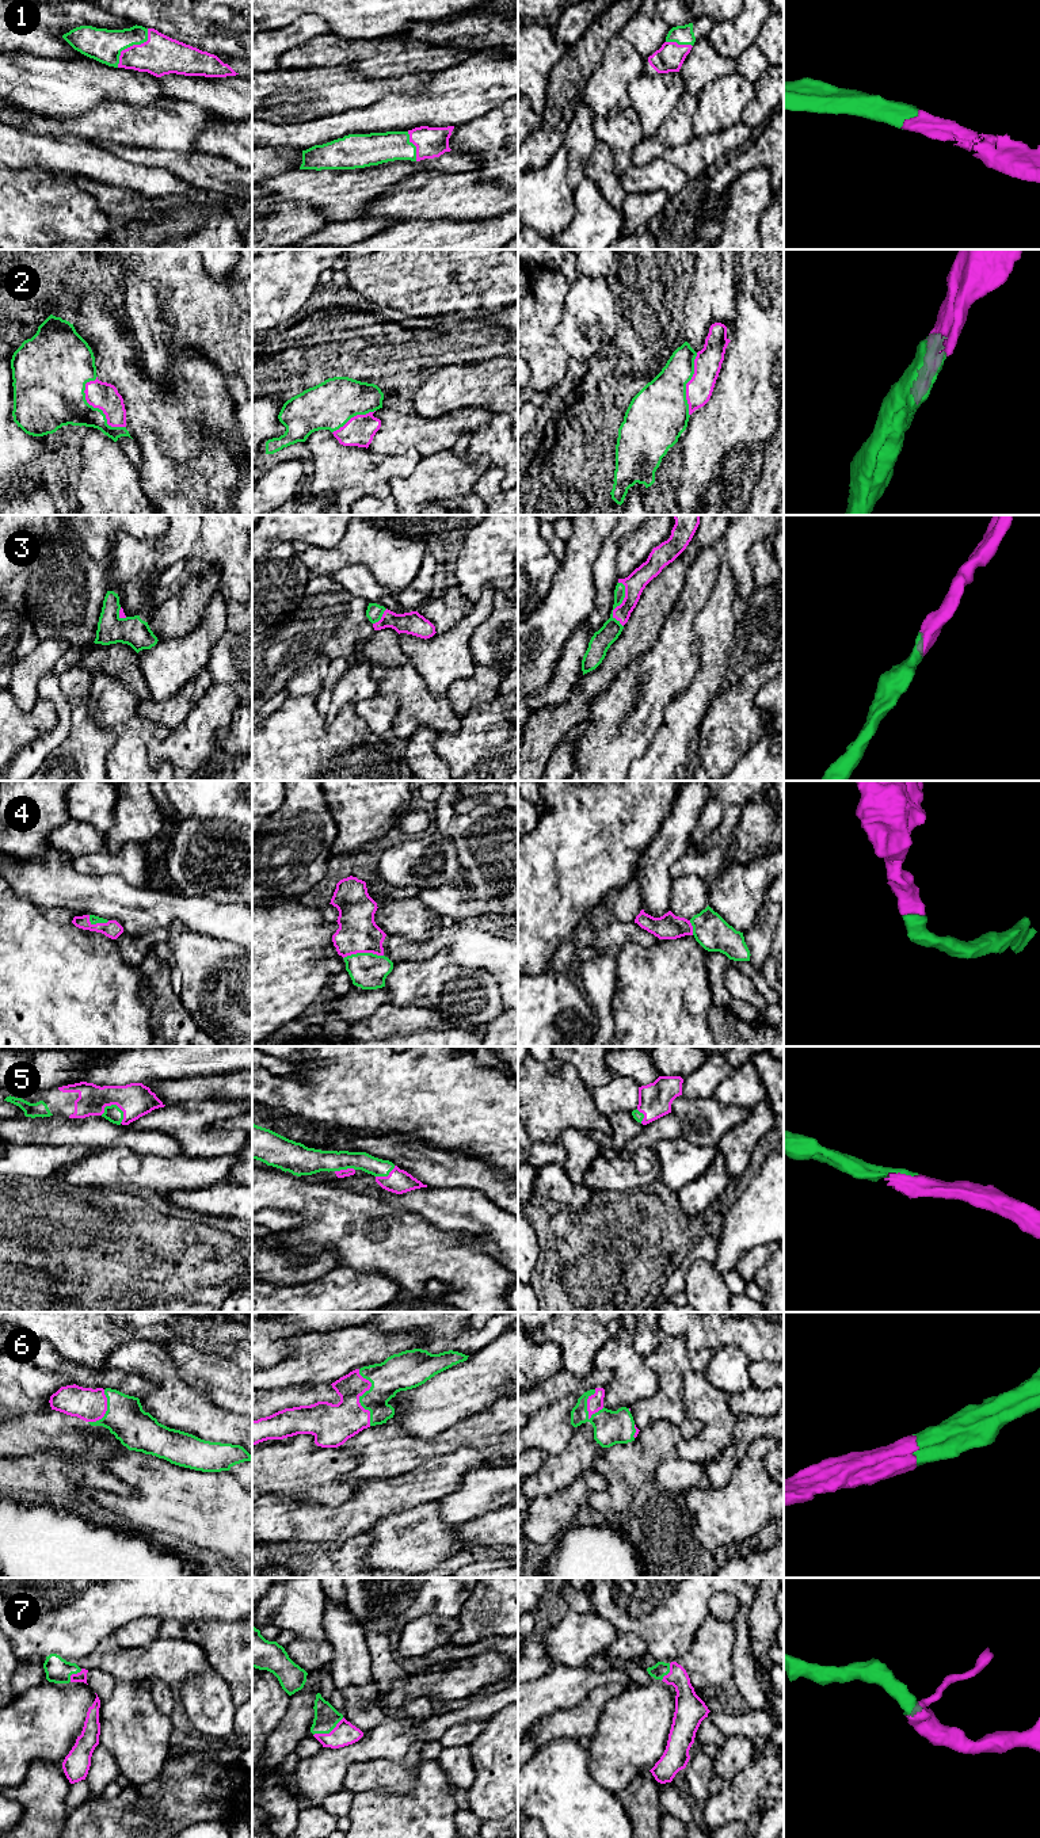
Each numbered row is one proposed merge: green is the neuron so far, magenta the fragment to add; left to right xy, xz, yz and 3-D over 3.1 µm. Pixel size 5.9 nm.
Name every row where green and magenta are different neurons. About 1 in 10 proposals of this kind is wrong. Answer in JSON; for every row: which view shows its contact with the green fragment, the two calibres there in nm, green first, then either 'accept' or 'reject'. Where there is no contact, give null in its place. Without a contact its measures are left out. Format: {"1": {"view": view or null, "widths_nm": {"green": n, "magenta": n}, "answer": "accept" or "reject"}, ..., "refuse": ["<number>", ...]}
{"1": {"view": "xy", "widths_nm": {"green": 200, "magenta": 240}, "answer": "accept"}, "2": {"view": "xy", "widths_nm": {"green": 320, "magenta": 160}, "answer": "accept"}, "3": {"view": "yz", "widths_nm": {"green": 120, "magenta": 120}, "answer": "accept"}, "4": {"view": "xz", "widths_nm": {"green": 220, "magenta": 240}, "answer": "accept"}, "5": {"view": "xy", "widths_nm": {"green": 100, "magenta": 200}, "answer": "accept"}, "6": {"view": "xz", "widths_nm": {"green": 200, "magenta": 240}, "answer": "accept"}, "7": {"view": "xz", "widths_nm": {"green": 140, "magenta": 140}, "answer": "accept"}, "refuse": []}

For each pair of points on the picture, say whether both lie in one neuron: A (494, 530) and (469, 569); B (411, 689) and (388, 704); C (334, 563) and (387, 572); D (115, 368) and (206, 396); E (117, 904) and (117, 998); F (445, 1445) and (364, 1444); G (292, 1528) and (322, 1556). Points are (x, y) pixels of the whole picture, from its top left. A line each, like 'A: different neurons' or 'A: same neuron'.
A: same neuron
B: different neurons
C: same neuron
D: same neuron
E: different neurons
F: same neuron
G: different neurons

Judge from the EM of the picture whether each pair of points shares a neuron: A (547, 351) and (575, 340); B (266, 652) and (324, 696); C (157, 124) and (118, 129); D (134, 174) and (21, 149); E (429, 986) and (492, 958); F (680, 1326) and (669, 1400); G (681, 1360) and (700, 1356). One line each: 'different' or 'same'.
A: different
B: different
C: same
D: same
E: different
F: different
G: same

